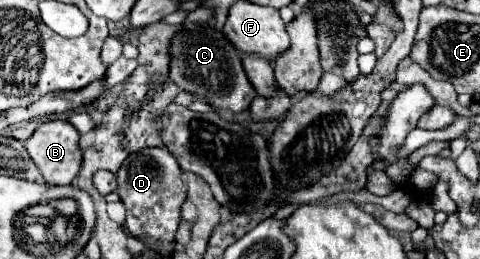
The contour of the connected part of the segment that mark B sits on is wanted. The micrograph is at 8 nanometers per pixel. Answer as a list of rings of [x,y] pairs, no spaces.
[[[64,120],[42,122],[34,130],[34,134],[24,142],[24,148],[30,154],[30,158],[34,158],[34,164],[38,166],[38,170],[42,172],[48,184],[66,186],[78,176],[78,170],[82,164],[82,150],[78,146],[78,130],[74,130],[70,122],[64,122]]]

